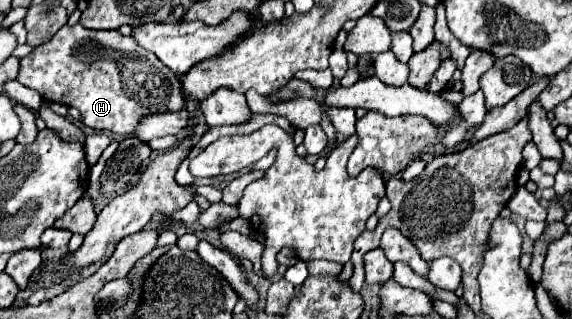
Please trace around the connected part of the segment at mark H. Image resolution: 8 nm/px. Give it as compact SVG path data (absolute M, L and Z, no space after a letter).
M80 24L72 28L62 26L46 44L24 56L18 82L36 90L48 102L60 102L78 108L82 124L100 132L130 134L132 128L140 124L140 116L152 116L156 112L178 112L180 108L186 108L186 96L178 76L160 64L152 52L140 48L132 36L122 36L118 30L88 30Z

